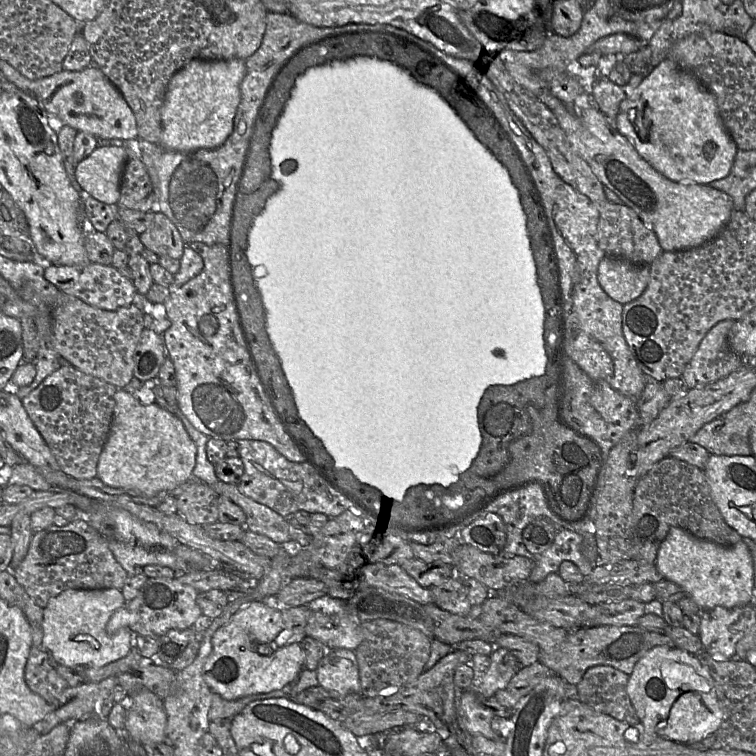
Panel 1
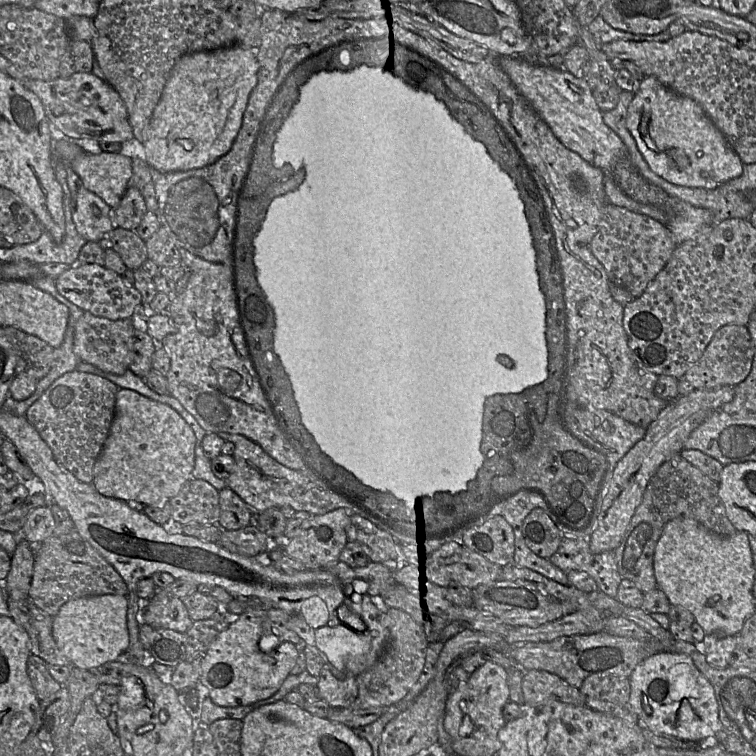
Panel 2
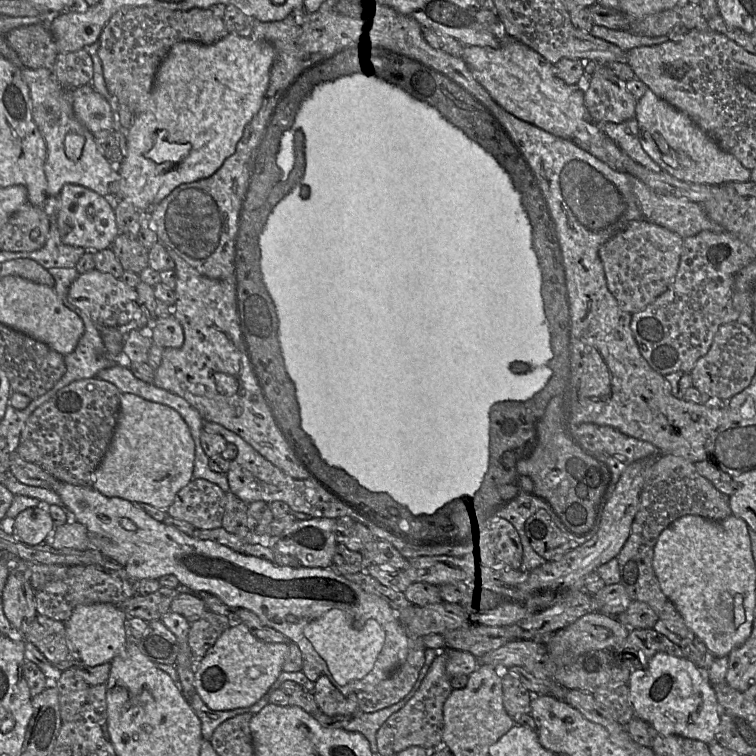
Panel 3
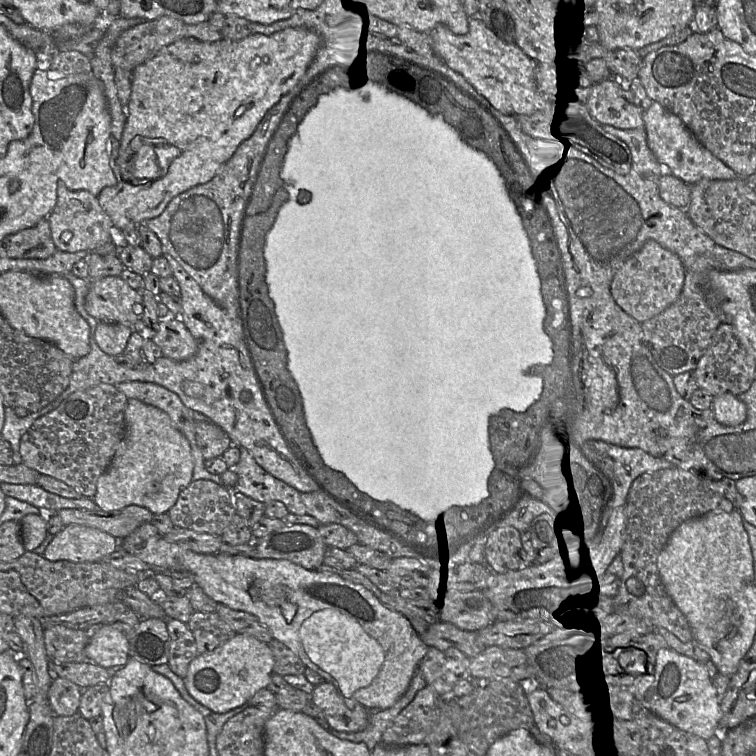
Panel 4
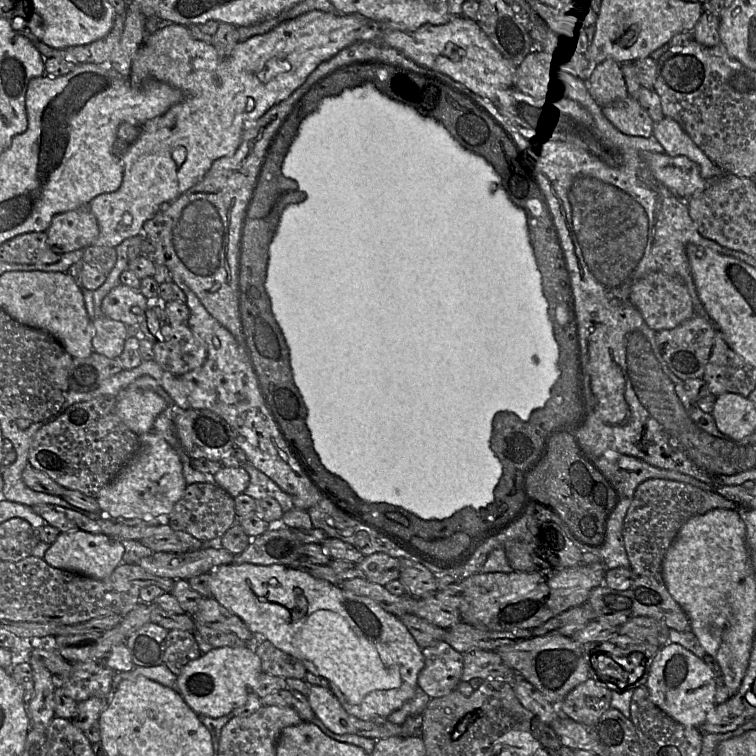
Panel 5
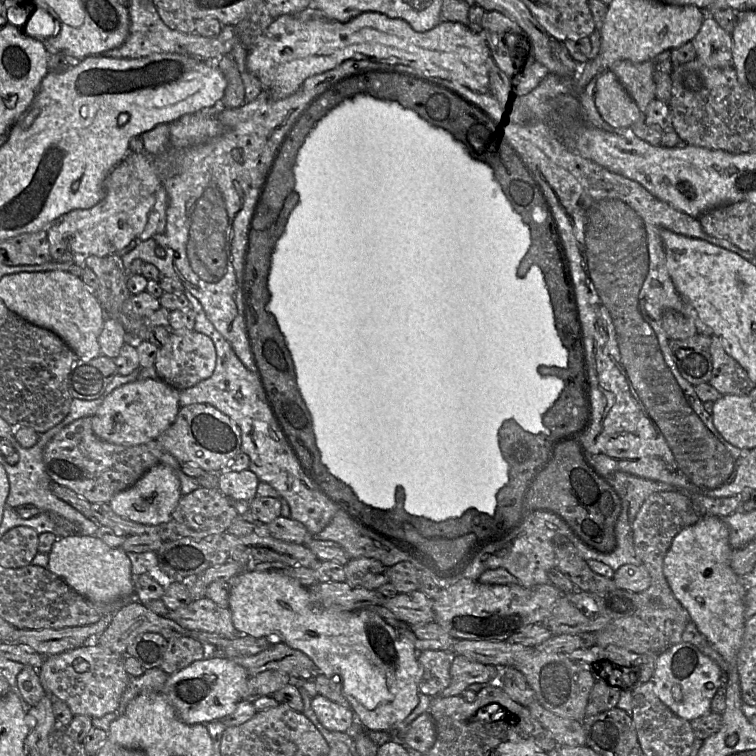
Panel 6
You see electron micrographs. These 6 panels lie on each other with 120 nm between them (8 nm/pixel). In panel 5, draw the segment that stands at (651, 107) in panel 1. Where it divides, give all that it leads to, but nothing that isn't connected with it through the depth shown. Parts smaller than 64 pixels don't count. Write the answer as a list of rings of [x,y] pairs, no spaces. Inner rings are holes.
[[[669,117],[653,125],[653,136],[669,156],[685,156],[696,163],[704,179],[714,179],[725,174],[689,137],[681,125]]]

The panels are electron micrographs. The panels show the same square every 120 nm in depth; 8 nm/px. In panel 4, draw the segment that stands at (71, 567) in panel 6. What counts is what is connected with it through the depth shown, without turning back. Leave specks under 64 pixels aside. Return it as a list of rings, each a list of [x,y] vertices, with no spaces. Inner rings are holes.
[[[70,524],[54,536],[43,557],[49,561],[101,562],[119,547],[119,541],[101,530]]]

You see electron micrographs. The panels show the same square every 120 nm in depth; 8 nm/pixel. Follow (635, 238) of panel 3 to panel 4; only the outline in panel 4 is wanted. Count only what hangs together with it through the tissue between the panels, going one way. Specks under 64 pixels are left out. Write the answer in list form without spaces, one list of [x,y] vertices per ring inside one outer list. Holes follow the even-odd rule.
[[[648,240],[617,271],[611,282],[611,295],[625,313],[643,323],[677,301],[683,290],[685,275],[683,263],[676,254],[656,241]]]

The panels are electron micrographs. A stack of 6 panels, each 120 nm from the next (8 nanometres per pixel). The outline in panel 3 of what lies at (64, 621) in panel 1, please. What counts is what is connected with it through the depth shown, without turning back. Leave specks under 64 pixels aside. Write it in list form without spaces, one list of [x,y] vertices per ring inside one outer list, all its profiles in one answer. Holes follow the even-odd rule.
[[[96,603],[77,606],[71,617],[64,622],[68,641],[77,652],[77,660],[90,667],[111,662],[126,647],[127,619],[127,615],[115,604]]]

